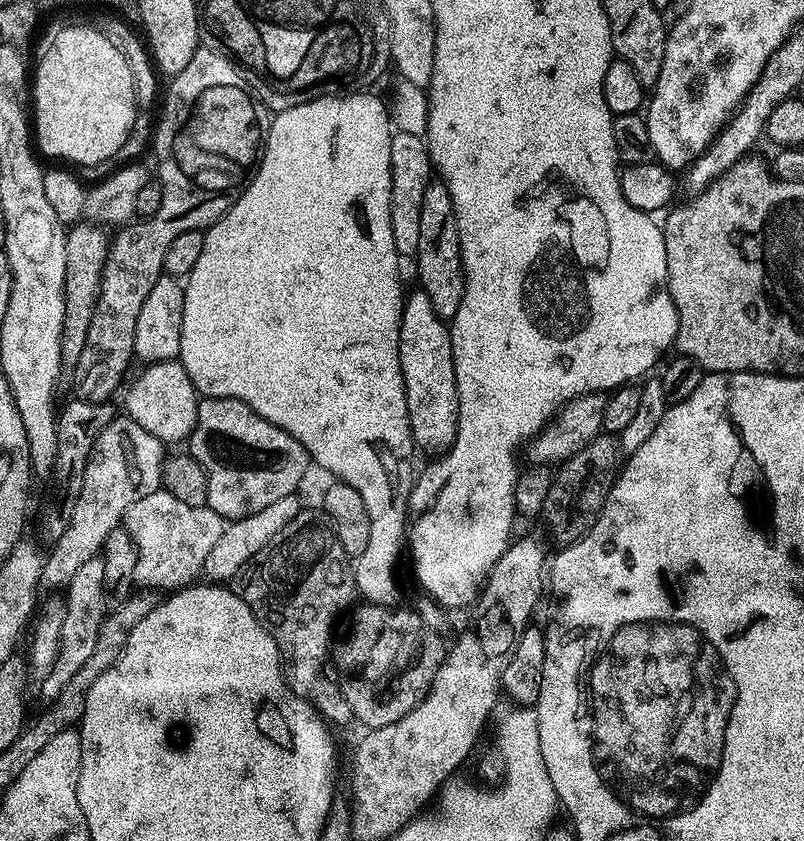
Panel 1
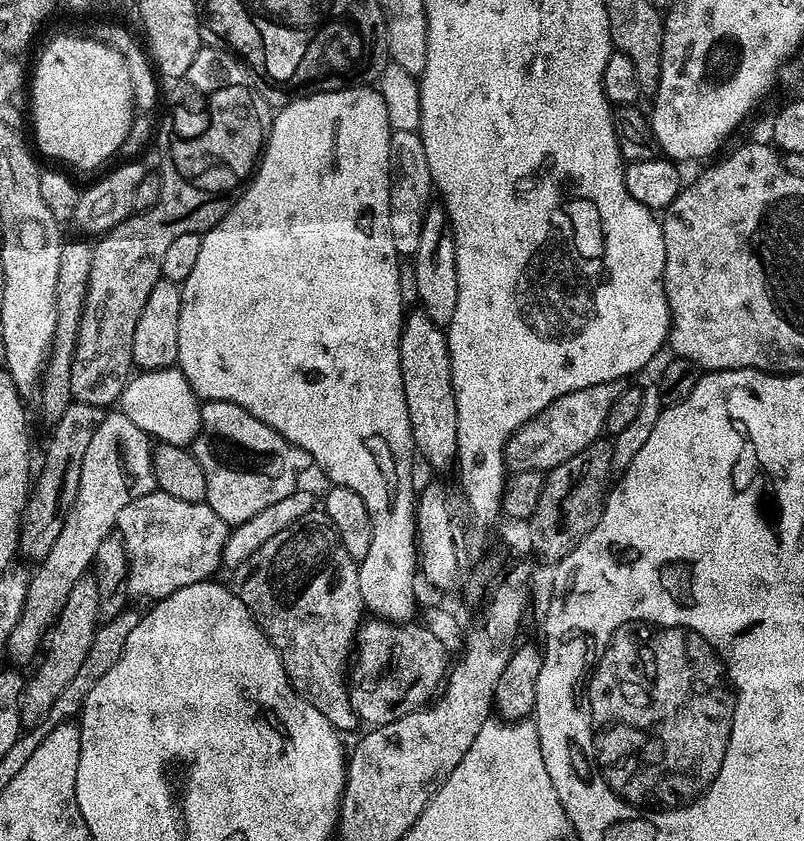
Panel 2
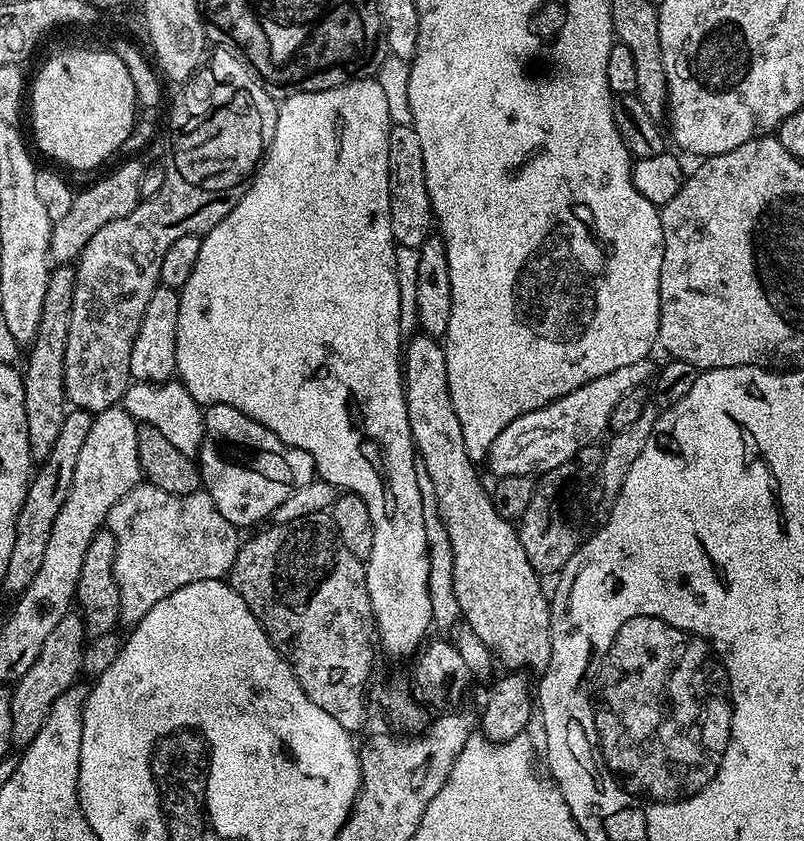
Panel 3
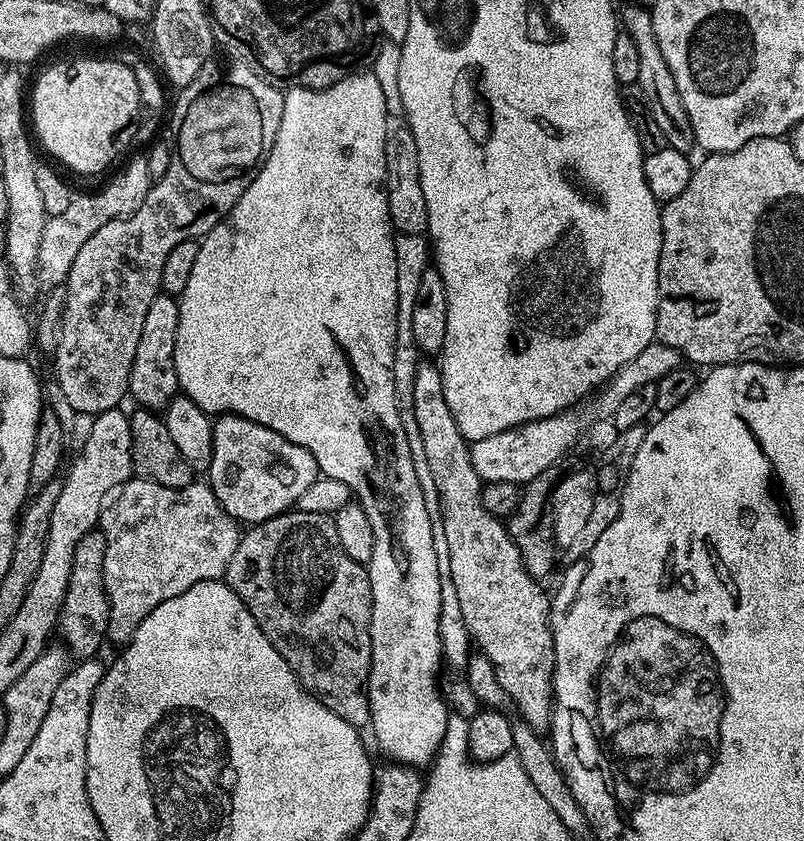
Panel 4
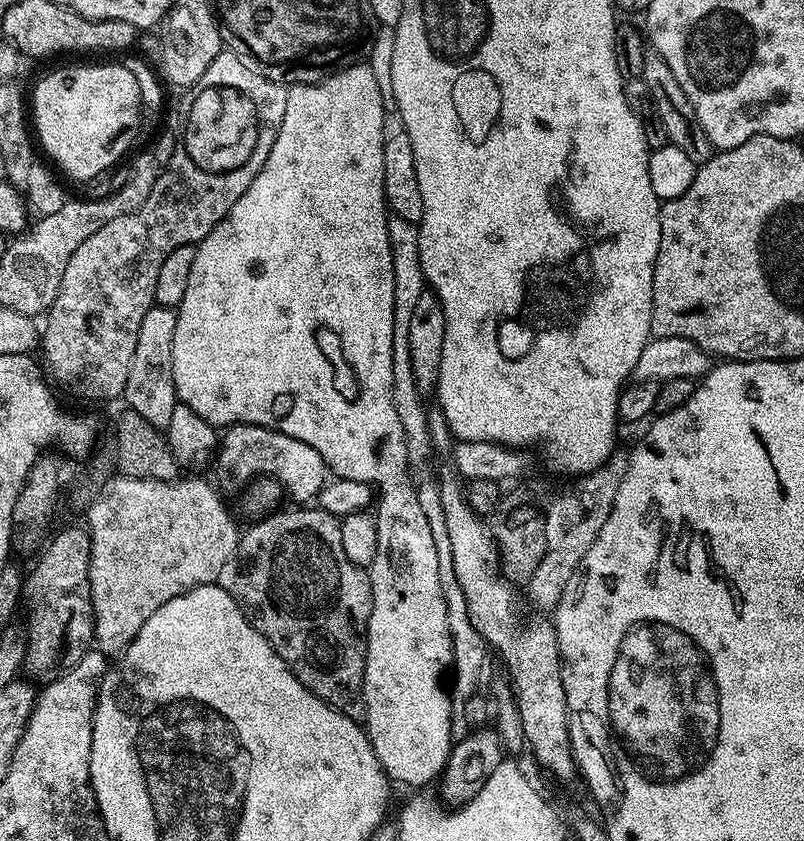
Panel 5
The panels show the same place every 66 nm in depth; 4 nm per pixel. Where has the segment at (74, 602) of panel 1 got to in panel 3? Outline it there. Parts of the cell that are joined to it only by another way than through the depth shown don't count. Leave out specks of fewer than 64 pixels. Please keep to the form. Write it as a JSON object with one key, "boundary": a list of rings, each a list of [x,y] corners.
{"boundary":[[[70,610],[50,630],[46,642],[42,642],[42,650],[38,658],[34,658],[34,666],[22,674],[22,678],[15,681],[12,693],[12,743],[16,746],[27,746],[34,742],[38,730],[46,722],[54,702],[77,683],[76,675],[81,675],[83,666],[83,652],[86,647],[86,629],[83,615],[79,611]]]}

